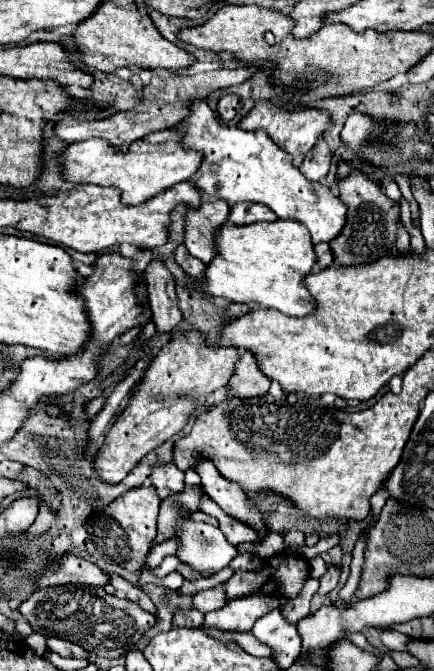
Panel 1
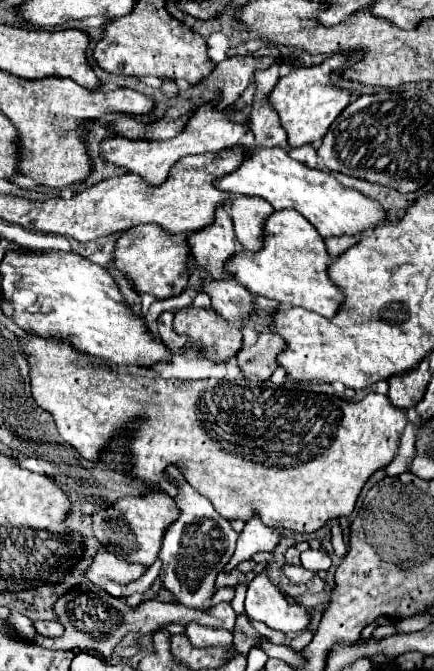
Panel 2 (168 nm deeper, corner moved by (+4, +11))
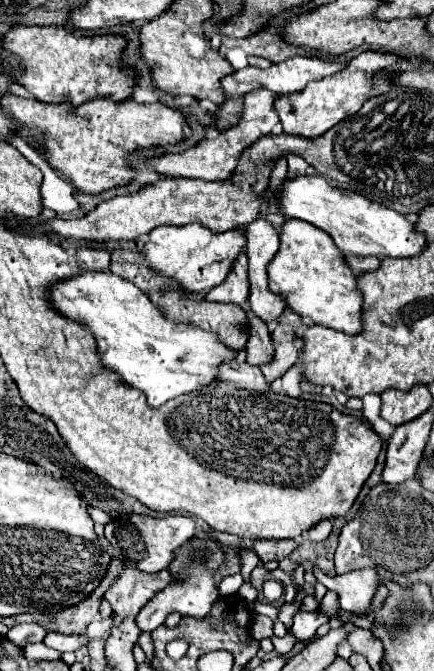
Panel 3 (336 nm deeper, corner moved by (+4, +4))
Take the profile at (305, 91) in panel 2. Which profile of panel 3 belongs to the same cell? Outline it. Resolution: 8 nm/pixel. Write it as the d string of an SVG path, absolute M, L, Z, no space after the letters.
M363 51L355 59L351 59L345 67L345 71L339 71L337 75L329 75L321 81L313 81L305 87L305 91L299 91L297 95L277 95L275 99L275 111L279 113L283 131L289 135L299 135L305 139L317 139L317 135L323 135L333 125L337 125L341 119L355 115L361 105L369 99L371 91L371 75L375 71L391 67L399 57L391 53L375 53L375 51Z

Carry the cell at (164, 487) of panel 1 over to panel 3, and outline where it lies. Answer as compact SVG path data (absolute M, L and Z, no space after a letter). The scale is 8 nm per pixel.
M213 529L199 531L191 541L187 541L181 549L175 551L173 561L167 567L171 571L171 583L169 587L157 591L157 595L137 615L139 629L151 633L157 627L161 627L171 613L179 613L181 617L205 619L213 603L219 599L219 587L215 581L215 573L223 563L225 563L225 551L217 539L217 531Z

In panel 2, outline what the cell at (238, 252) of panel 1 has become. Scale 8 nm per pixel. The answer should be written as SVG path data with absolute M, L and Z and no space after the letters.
M277 210L265 222L263 248L257 254L239 250L237 256L227 262L227 270L253 294L273 298L281 306L299 306L317 312L323 318L333 318L345 302L345 296L329 278L331 264L333 258L315 226L311 226L297 210Z

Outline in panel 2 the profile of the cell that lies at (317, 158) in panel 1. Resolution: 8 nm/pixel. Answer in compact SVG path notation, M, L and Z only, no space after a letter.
M305 144L304 146L299 146L299 148L291 148L289 156L293 156L293 160L299 160L301 164L305 164L309 168L317 166L317 152L315 152L315 148L311 144Z

